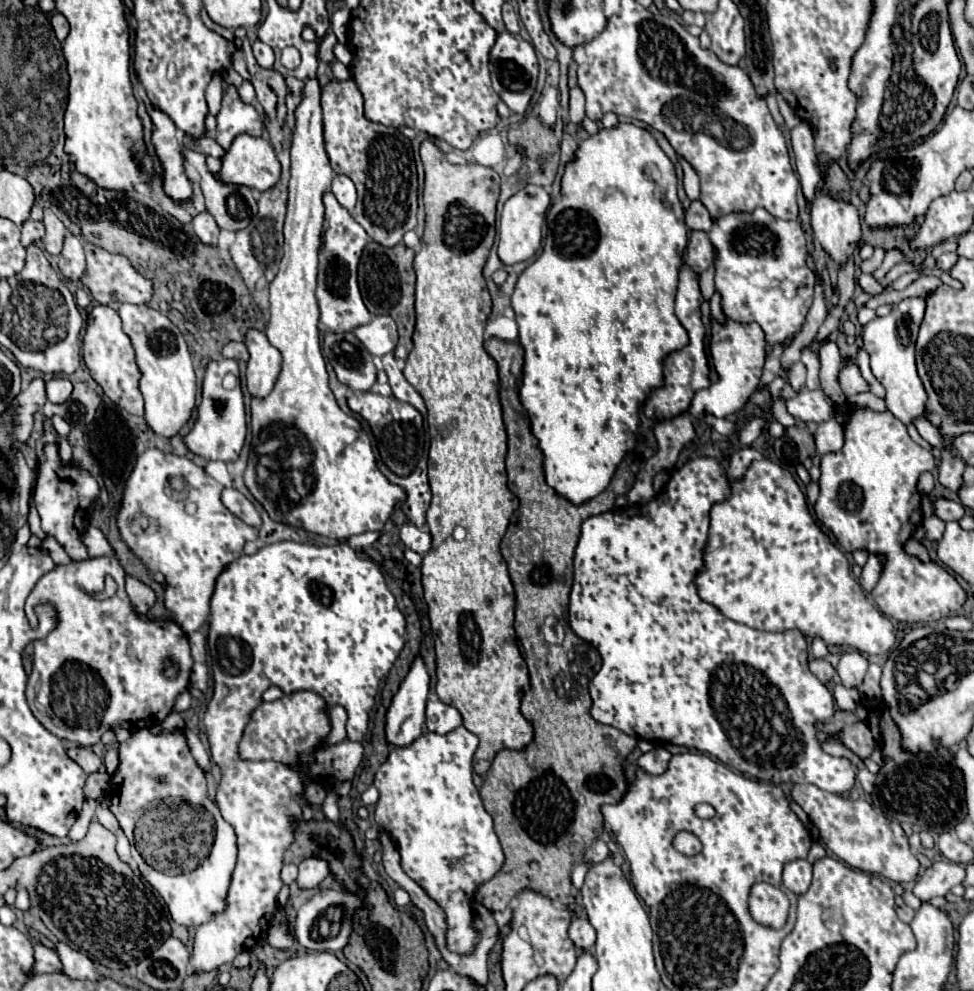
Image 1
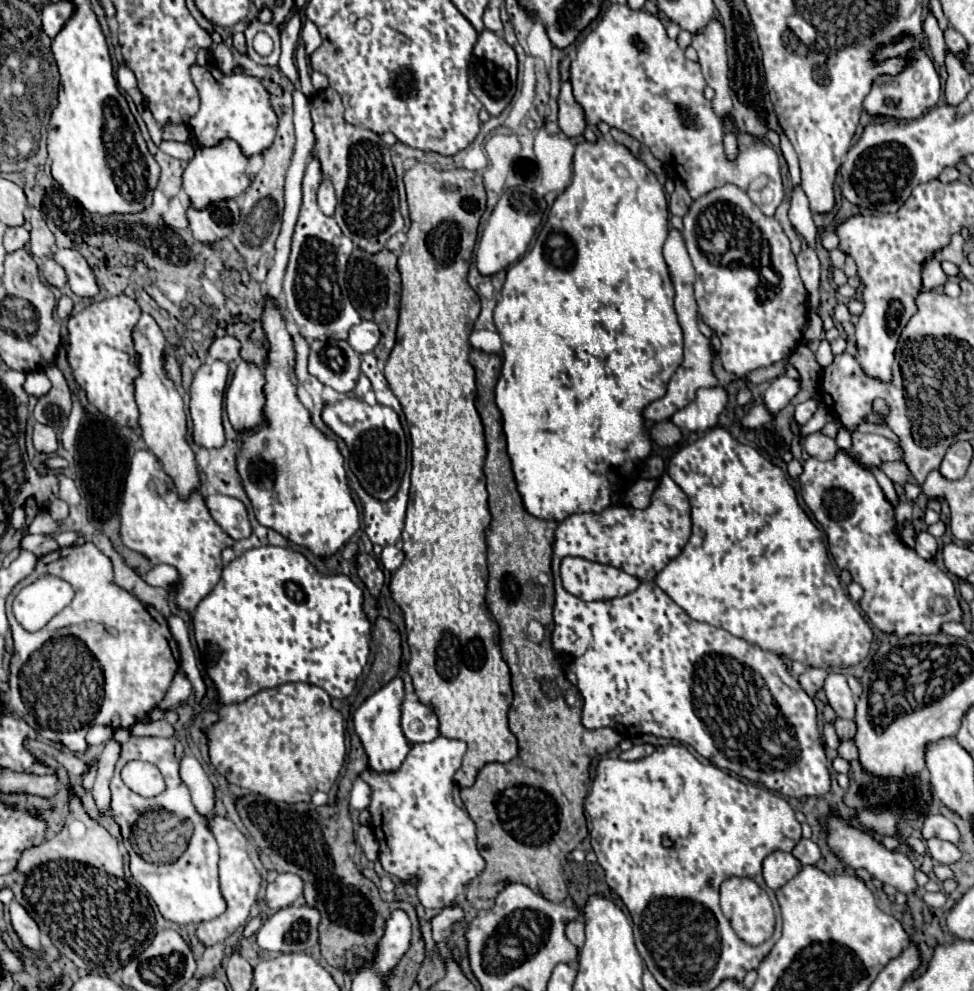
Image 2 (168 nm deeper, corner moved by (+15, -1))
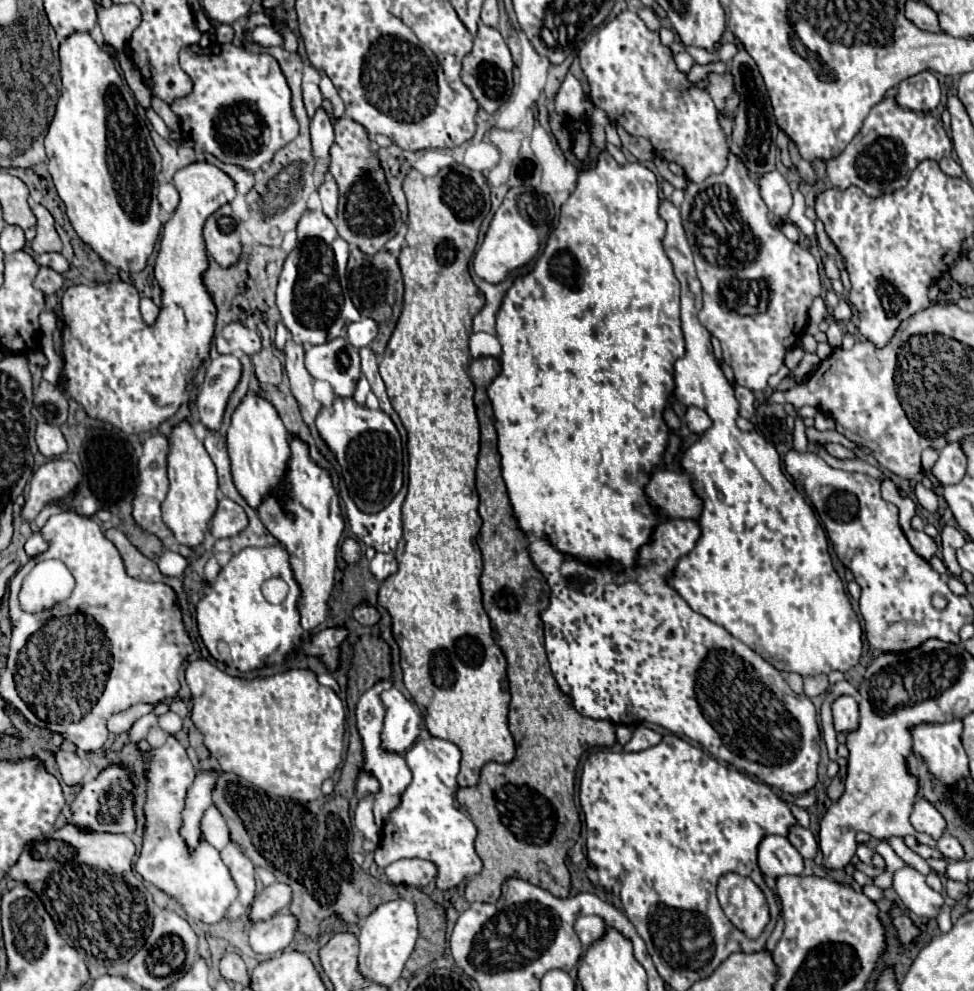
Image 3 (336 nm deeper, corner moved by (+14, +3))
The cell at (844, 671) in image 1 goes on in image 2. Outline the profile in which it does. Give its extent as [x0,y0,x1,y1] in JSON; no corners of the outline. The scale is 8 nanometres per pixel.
[824,672,854,718]

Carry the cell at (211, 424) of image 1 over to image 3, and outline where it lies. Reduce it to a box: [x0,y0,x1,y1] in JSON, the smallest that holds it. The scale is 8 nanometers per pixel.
[197,356,241,430]

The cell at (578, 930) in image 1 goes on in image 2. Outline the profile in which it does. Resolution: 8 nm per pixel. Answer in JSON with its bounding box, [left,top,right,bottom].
[566,920,584,948]

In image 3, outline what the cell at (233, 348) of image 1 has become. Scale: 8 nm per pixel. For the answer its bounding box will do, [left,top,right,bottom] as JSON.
[215,322,261,356]

